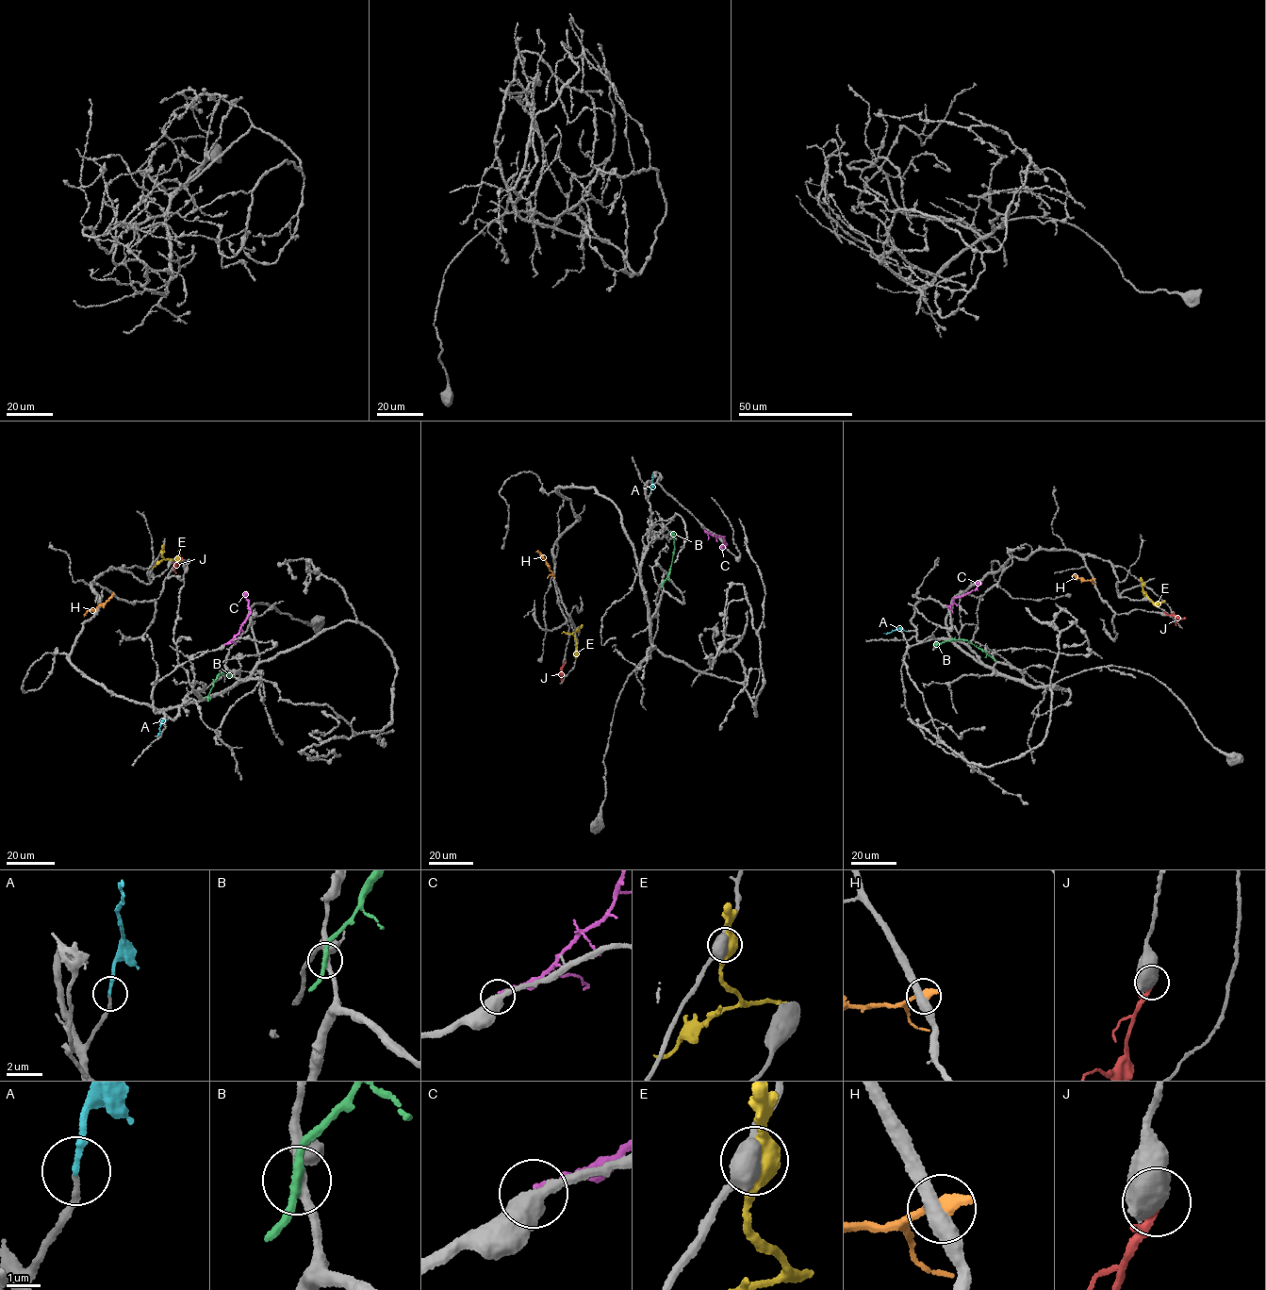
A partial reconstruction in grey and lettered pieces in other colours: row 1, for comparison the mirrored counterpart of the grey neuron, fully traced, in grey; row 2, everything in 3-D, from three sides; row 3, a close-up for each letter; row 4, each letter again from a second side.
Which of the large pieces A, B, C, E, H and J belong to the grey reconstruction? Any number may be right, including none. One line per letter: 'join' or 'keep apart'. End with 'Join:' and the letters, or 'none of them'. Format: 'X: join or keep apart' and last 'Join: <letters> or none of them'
A: join
B: keep apart
C: keep apart
E: keep apart
H: keep apart
J: keep apart
Join: A

